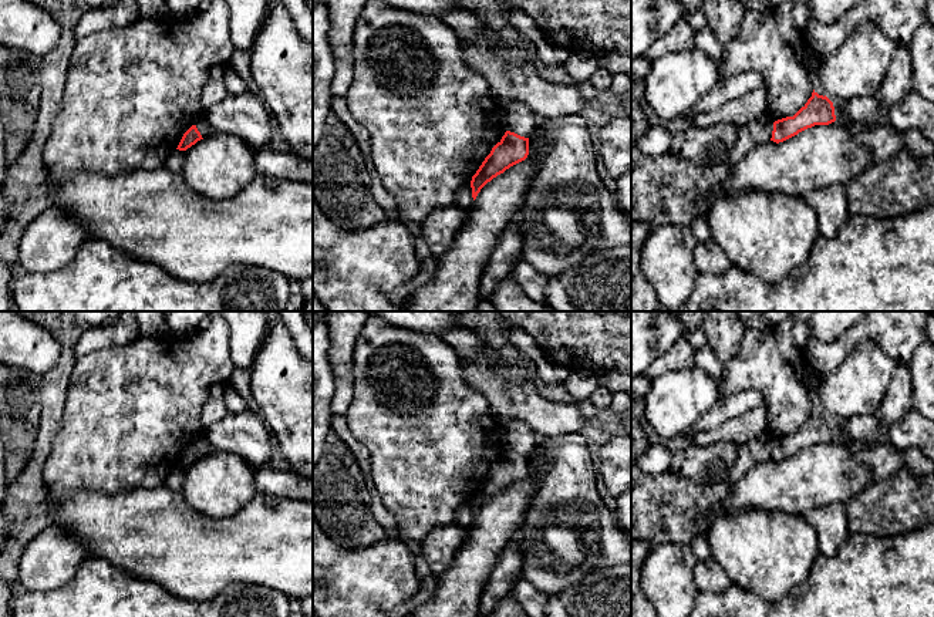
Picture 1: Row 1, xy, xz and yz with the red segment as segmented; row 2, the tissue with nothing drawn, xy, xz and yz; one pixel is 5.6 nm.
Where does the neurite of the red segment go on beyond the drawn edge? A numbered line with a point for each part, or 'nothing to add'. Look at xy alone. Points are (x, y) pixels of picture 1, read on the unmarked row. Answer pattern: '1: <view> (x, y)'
1: xy (202, 444)

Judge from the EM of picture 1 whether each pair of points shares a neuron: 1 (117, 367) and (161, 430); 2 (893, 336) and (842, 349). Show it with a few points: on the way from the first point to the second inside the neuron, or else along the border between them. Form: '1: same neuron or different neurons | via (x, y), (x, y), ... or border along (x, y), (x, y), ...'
1: same neuron | via (117, 383), (117, 387), (145, 414)
2: same neuron | via (880, 331), (862, 331), (855, 336)

